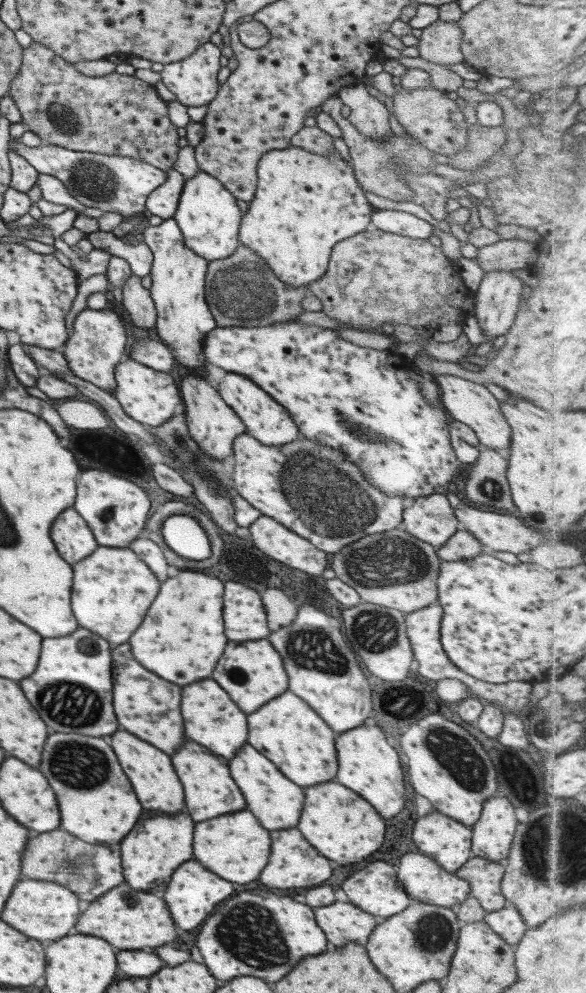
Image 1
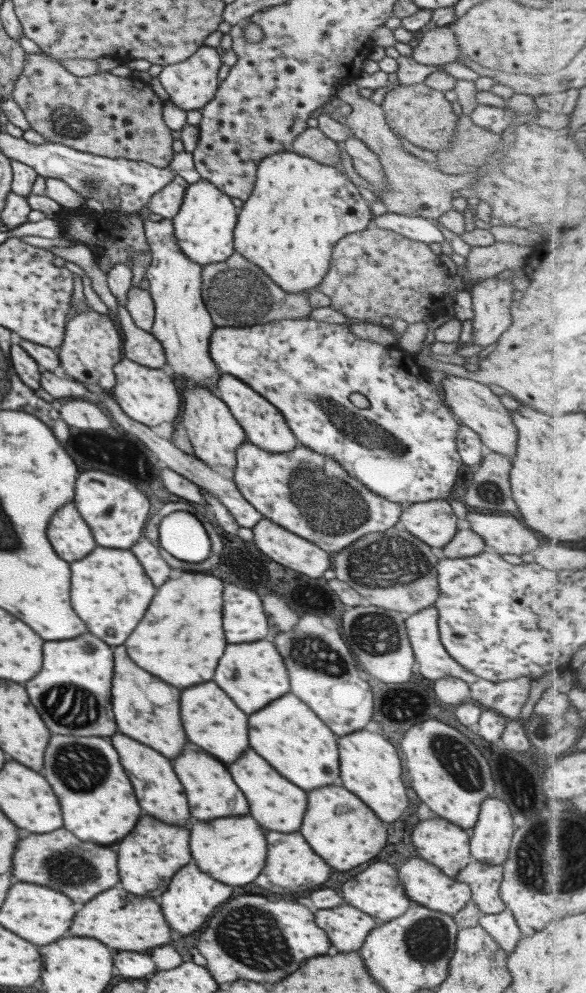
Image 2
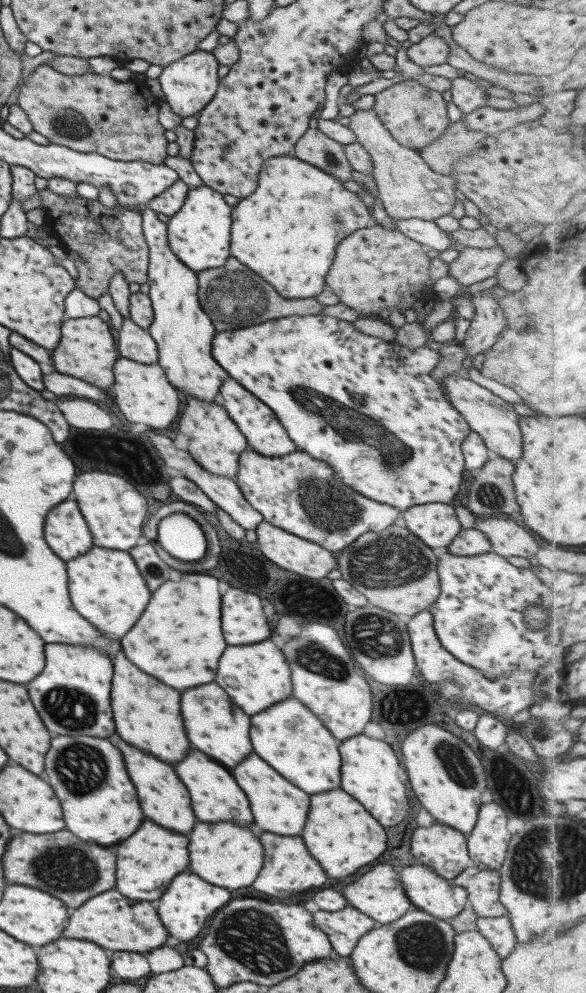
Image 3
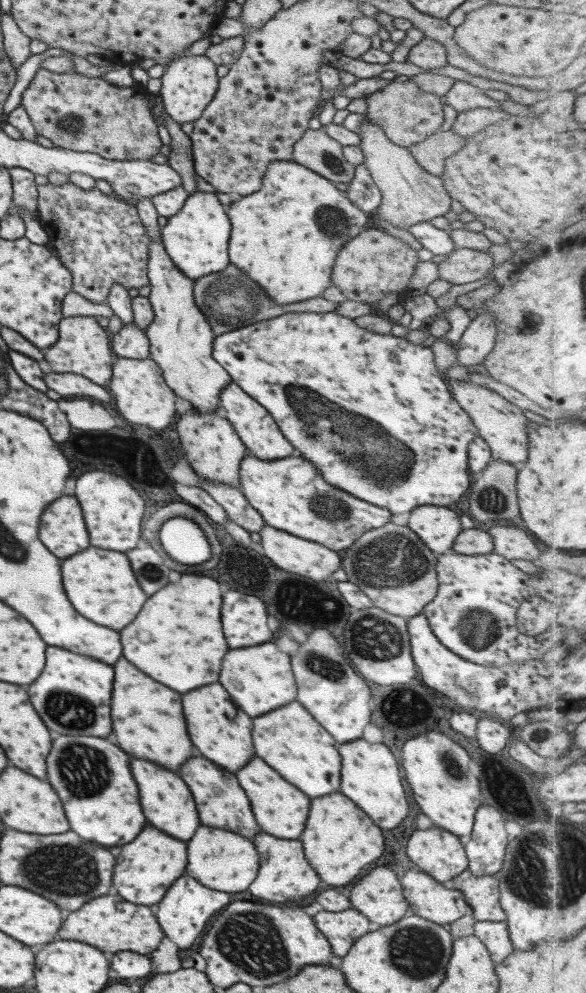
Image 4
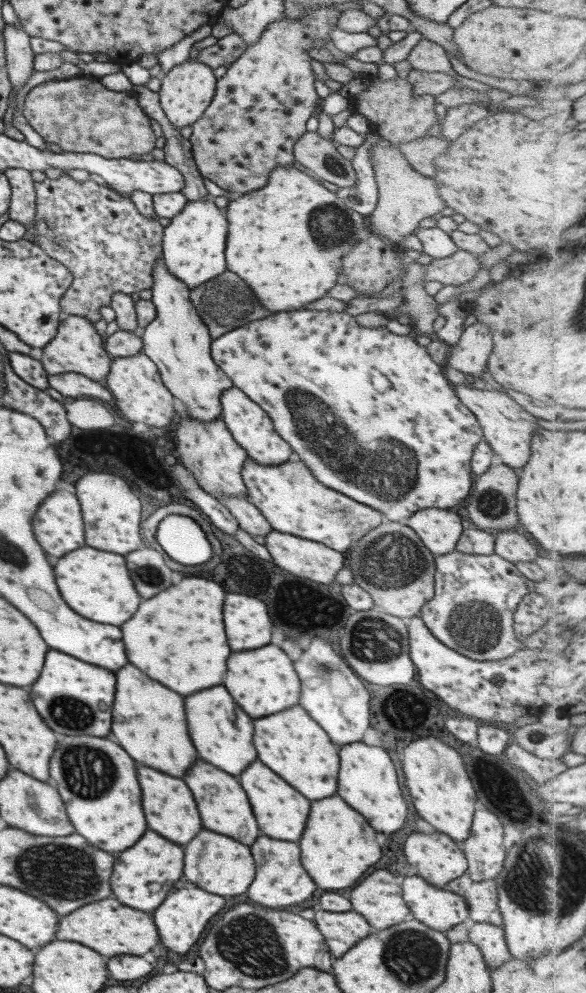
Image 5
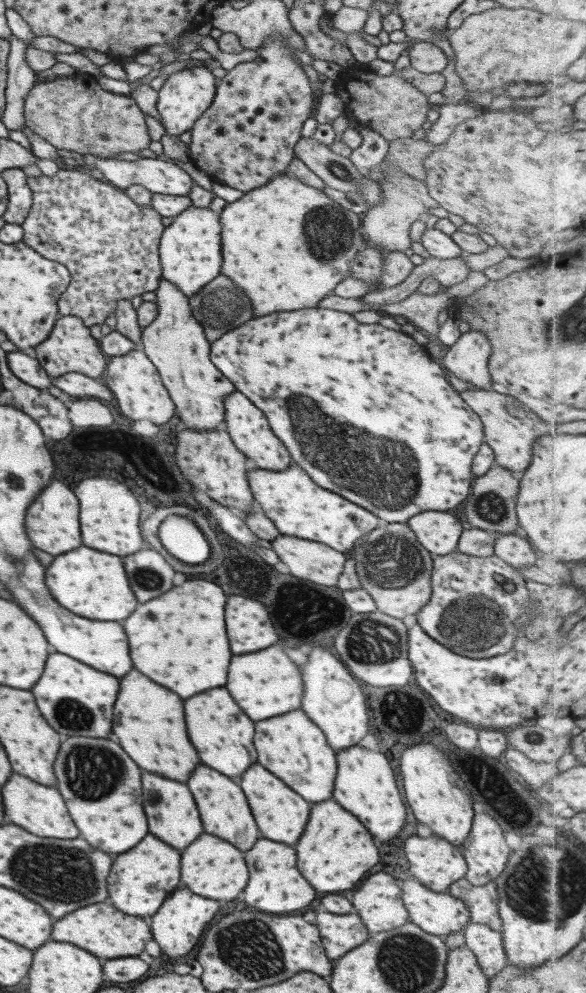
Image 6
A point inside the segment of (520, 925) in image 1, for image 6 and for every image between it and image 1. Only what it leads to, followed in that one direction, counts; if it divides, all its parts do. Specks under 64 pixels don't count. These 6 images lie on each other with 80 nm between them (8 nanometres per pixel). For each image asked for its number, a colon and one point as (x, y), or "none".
2: (501, 927)
3: (498, 931)
4: (493, 935)
5: (489, 939)
6: (484, 943)

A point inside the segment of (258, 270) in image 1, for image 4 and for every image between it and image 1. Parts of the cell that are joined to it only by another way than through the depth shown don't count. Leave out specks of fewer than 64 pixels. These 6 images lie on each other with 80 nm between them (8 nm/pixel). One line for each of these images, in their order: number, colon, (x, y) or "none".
2: (238, 294)
3: (257, 301)
4: (213, 294)

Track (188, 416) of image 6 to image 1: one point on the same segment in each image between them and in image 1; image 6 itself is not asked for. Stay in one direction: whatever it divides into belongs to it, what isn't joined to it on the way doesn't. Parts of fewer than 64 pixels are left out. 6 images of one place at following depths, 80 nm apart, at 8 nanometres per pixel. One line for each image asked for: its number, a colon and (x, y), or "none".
1: (177, 274)
2: (182, 325)
3: (181, 330)
4: (180, 339)
5: (176, 340)

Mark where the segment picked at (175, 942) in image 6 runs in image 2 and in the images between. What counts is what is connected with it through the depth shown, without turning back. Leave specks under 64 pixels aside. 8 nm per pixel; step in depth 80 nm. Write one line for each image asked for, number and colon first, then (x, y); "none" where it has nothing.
2: (191, 896)
3: (188, 901)
4: (182, 913)
5: (183, 914)

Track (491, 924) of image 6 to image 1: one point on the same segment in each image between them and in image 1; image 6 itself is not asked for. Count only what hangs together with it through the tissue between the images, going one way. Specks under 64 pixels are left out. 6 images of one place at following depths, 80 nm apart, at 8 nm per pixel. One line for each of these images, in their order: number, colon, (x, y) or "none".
1: (484, 876)
2: (484, 880)
3: (481, 885)
4: (481, 893)
5: (481, 898)

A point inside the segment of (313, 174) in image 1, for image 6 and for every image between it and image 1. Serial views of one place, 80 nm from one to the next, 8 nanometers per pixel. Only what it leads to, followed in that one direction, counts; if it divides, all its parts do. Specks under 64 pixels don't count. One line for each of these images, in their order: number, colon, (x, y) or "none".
2: (298, 209)
3: (286, 230)
4: (285, 235)
5: (285, 271)
6: (261, 254)

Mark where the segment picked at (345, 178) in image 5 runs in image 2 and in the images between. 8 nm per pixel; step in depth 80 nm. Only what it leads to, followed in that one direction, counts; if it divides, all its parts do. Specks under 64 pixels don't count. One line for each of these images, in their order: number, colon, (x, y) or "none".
2: (312, 143)
3: (312, 146)
4: (316, 150)

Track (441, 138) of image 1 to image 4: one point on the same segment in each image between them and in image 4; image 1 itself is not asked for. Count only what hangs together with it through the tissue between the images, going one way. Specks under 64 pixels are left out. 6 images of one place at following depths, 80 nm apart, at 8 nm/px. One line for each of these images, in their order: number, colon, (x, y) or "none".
2: (421, 115)
3: (414, 115)
4: (406, 114)

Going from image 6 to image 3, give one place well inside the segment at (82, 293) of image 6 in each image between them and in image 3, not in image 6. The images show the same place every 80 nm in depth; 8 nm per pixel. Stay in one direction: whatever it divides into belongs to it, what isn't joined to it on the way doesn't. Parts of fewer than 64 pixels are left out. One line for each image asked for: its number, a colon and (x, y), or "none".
3: (109, 239)
4: (100, 239)
5: (95, 232)

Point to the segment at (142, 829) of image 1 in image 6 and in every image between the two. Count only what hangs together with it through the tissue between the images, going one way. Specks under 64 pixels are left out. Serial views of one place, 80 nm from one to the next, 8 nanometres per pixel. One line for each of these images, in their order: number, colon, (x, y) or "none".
2: (146, 859)
3: (150, 857)
4: (144, 869)
5: (142, 874)
6: (139, 881)

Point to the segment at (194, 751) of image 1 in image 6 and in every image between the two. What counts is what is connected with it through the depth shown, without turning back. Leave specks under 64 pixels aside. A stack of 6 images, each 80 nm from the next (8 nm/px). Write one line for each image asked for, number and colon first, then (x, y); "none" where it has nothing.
2: (210, 792)
3: (214, 795)
4: (220, 803)
5: (222, 805)
6: (221, 806)

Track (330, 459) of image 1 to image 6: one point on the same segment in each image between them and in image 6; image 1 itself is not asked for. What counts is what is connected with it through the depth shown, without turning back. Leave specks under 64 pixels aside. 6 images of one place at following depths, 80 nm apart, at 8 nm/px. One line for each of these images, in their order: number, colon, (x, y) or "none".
2: (306, 493)
3: (299, 494)
4: (290, 495)
5: (292, 500)
6: (297, 507)

